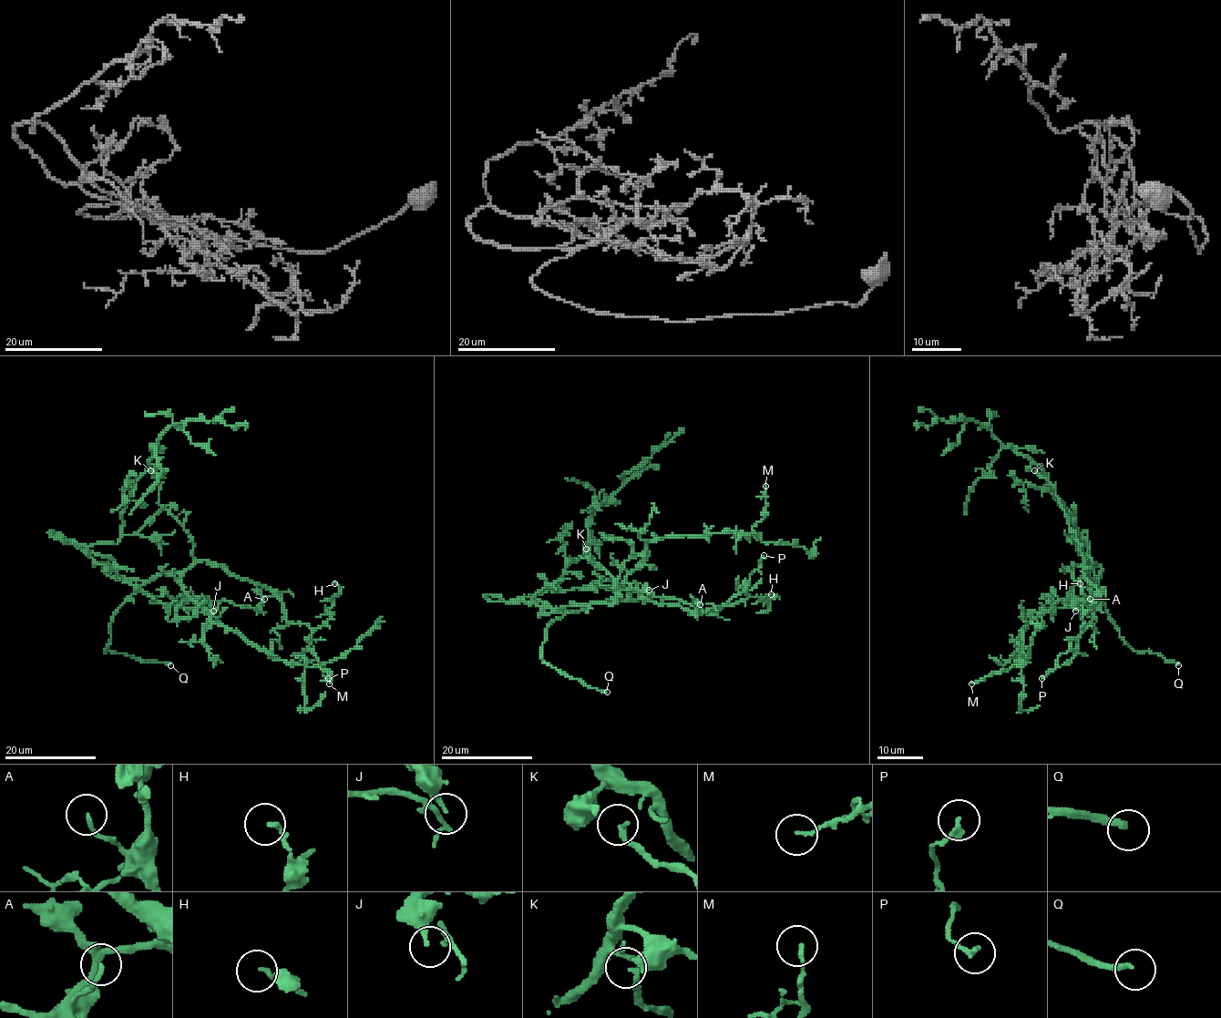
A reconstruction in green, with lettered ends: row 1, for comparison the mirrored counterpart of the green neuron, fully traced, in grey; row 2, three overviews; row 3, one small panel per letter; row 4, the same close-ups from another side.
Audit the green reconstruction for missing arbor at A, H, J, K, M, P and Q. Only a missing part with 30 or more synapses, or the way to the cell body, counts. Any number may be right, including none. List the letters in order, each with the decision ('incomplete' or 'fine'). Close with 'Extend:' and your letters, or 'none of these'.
A: fine
H: fine
J: fine
K: fine
M: fine
P: fine
Q: incomplete
Extend: Q

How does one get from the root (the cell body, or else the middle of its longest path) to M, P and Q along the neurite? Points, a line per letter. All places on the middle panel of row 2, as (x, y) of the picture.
M: (557, 609), (615, 600), (650, 541), (750, 536), (763, 518), (765, 486)
P: (557, 609), (650, 597), (672, 597), (703, 610), (738, 604), (764, 555)
Q: (557, 609), (578, 612), (566, 612), (548, 623), (546, 639), (540, 649), (541, 660), (589, 686), (607, 692)

